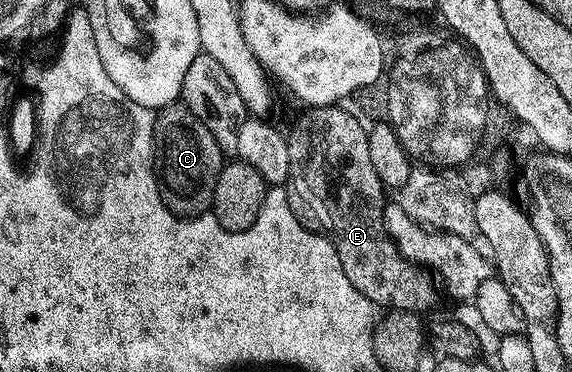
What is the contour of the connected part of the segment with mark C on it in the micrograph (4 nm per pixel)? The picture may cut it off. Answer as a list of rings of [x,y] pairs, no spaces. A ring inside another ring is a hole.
[[[182,102],[167,104],[158,109],[155,117],[155,154],[154,162],[159,178],[159,193],[167,207],[180,218],[199,218],[211,212],[213,190],[217,190],[217,178],[225,163],[223,151],[217,146],[213,134],[187,109]]]

